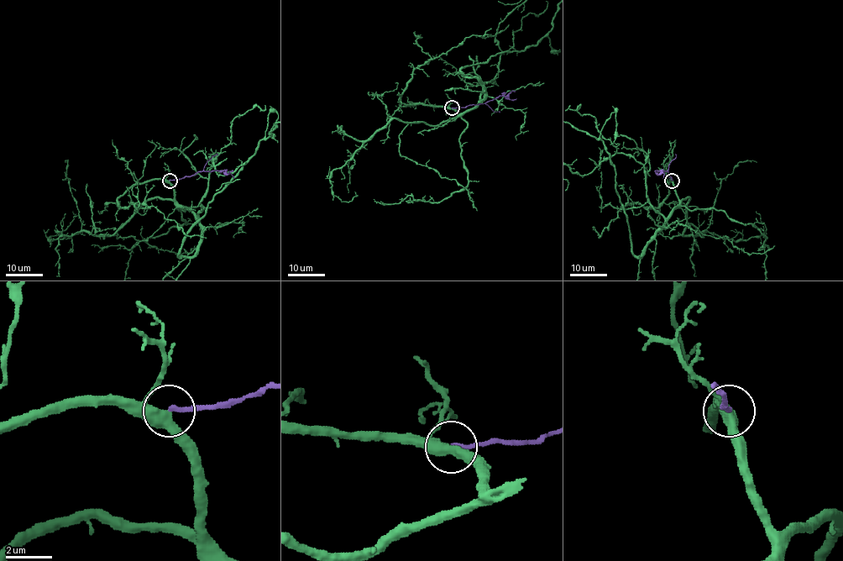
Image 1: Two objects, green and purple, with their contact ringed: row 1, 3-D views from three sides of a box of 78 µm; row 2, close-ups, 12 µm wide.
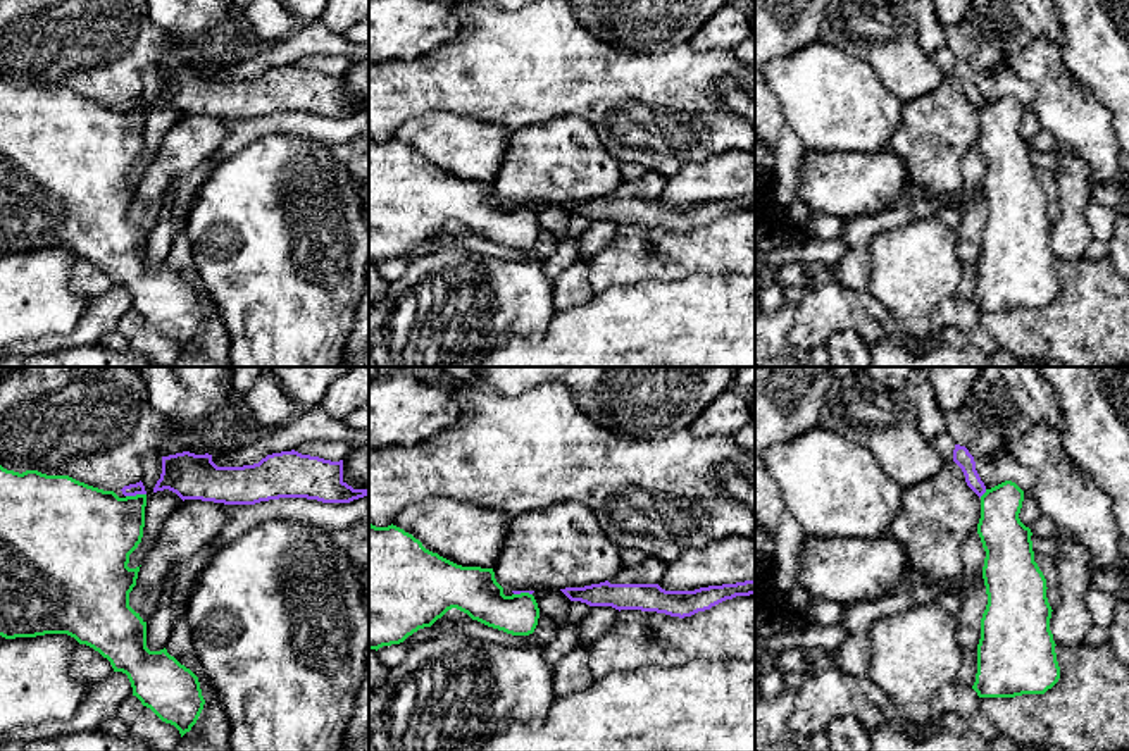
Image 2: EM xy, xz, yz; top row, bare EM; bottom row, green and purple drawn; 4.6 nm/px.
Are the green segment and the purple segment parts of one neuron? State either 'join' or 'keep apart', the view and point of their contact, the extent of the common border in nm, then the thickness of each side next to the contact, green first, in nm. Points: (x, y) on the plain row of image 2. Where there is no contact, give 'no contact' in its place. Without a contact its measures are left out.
keep apart | xy (137, 109) | 100 nm | 380/60 nm

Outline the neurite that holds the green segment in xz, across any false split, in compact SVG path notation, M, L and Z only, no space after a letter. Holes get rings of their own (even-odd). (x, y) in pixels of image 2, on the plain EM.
M369 136L369 264L403 257L452 222L512 250L533 248L540 233L534 210L505 210L493 183L457 179L426 164L419 153L393 138L376 141Z

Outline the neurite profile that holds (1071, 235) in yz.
M1064 155L1051 172L1060 193L1060 214L1051 226L1050 245L1055 258L1081 260L1093 239L1088 224L1093 200L1089 165L1081 157Z

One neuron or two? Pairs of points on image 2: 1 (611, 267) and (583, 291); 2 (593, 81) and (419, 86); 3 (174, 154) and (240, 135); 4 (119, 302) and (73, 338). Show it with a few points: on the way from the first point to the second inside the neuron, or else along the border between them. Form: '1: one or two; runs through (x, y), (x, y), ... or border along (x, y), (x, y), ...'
1: two; border along (586, 262), (586, 279), (595, 293)
2: one; runs through (550, 83), (462, 83)
3: two; border along (226, 119), (226, 138), (212, 154)
4: one; runs through (107, 310), (85, 333)

